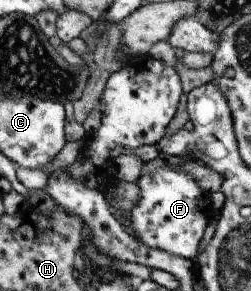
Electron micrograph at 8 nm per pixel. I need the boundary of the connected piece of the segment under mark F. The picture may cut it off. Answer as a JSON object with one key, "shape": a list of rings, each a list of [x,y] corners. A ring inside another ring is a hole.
{"shape":[[[168,166],[153,174],[141,174],[137,185],[140,198],[130,212],[132,226],[127,229],[131,236],[149,248],[165,250],[173,256],[193,261],[207,225],[217,214],[212,206],[211,194],[203,190],[191,174]]]}

